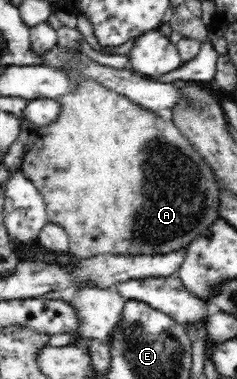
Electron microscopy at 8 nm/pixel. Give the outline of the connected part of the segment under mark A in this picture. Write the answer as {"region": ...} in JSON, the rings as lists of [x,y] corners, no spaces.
{"region":[[[64,72],[69,75],[70,78],[72,78],[72,82],[76,82],[78,84],[78,87],[76,87],[76,91],[72,91],[72,93],[68,93],[68,95],[64,95],[64,97],[60,97],[60,102],[62,102],[62,113],[60,113],[60,117],[56,119],[55,123],[53,125],[48,125],[47,127],[42,127],[40,129],[37,129],[38,131],[38,138],[34,141],[34,145],[30,146],[28,151],[24,154],[23,160],[20,165],[20,169],[24,174],[26,174],[26,177],[28,177],[29,180],[32,180],[34,182],[34,185],[36,185],[36,188],[40,190],[40,194],[42,194],[42,198],[44,198],[44,203],[47,207],[47,218],[48,222],[52,222],[55,224],[60,224],[62,228],[64,228],[64,231],[69,235],[69,251],[72,253],[72,255],[78,256],[80,259],[90,259],[90,257],[98,257],[102,254],[112,254],[112,255],[119,255],[119,256],[139,256],[139,255],[152,255],[152,254],[158,254],[158,253],[170,253],[170,251],[174,251],[174,249],[178,248],[186,248],[187,245],[190,245],[192,241],[196,239],[196,236],[202,235],[207,227],[214,223],[219,218],[218,212],[217,212],[217,199],[219,196],[220,188],[218,188],[218,184],[215,183],[216,177],[215,173],[212,171],[212,168],[196,153],[196,150],[190,146],[190,142],[178,132],[178,127],[174,125],[174,121],[166,121],[163,118],[160,118],[159,116],[156,116],[152,112],[152,110],[148,110],[145,108],[142,108],[140,105],[130,101],[127,97],[124,97],[123,95],[120,95],[119,93],[114,93],[113,91],[110,91],[109,89],[106,89],[103,85],[100,85],[99,83],[96,83],[95,81],[90,81],[89,79],[84,79],[80,74],[76,74],[76,72]]]}

